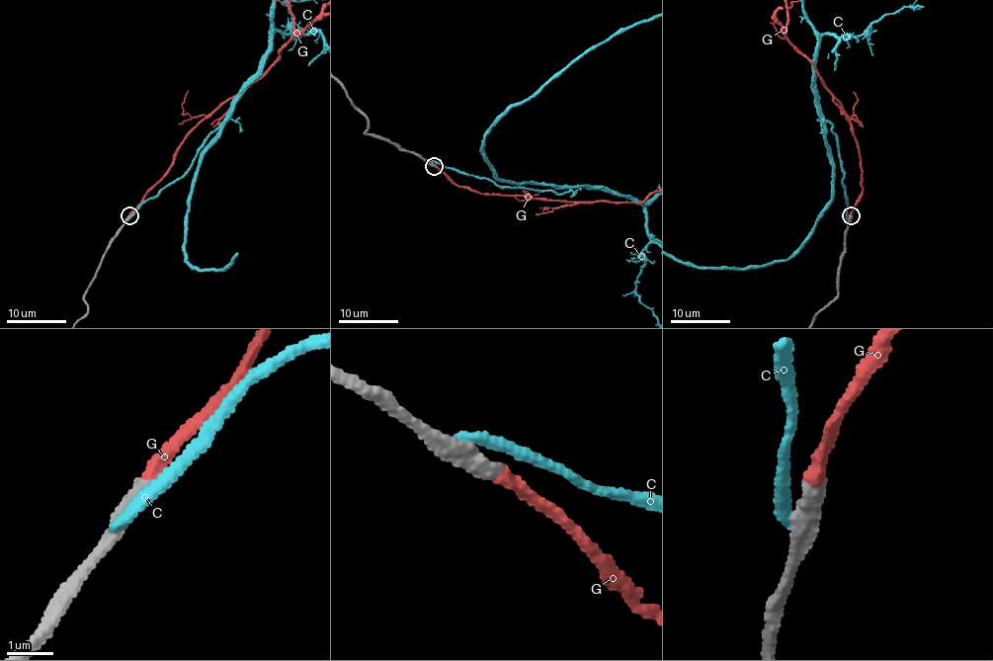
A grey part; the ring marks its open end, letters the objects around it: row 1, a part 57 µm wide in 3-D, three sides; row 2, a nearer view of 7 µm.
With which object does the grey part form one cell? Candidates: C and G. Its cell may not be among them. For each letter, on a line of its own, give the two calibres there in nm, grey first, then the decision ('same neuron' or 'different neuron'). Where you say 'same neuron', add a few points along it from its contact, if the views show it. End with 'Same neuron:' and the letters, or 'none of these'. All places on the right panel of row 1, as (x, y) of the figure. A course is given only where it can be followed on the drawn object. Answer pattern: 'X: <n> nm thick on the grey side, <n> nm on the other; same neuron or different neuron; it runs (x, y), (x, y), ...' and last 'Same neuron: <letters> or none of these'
C: 480 nm thick on the grey side, 240 nm on the other; different neuron
G: 400 nm thick on the grey side, 280 nm on the other; same neuron
Same neuron: G

